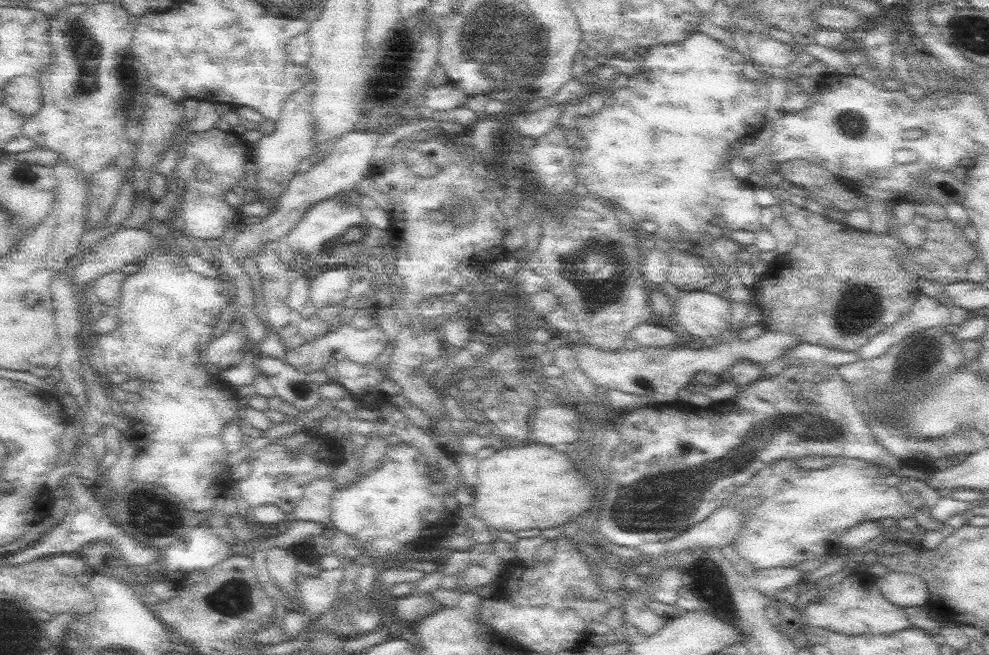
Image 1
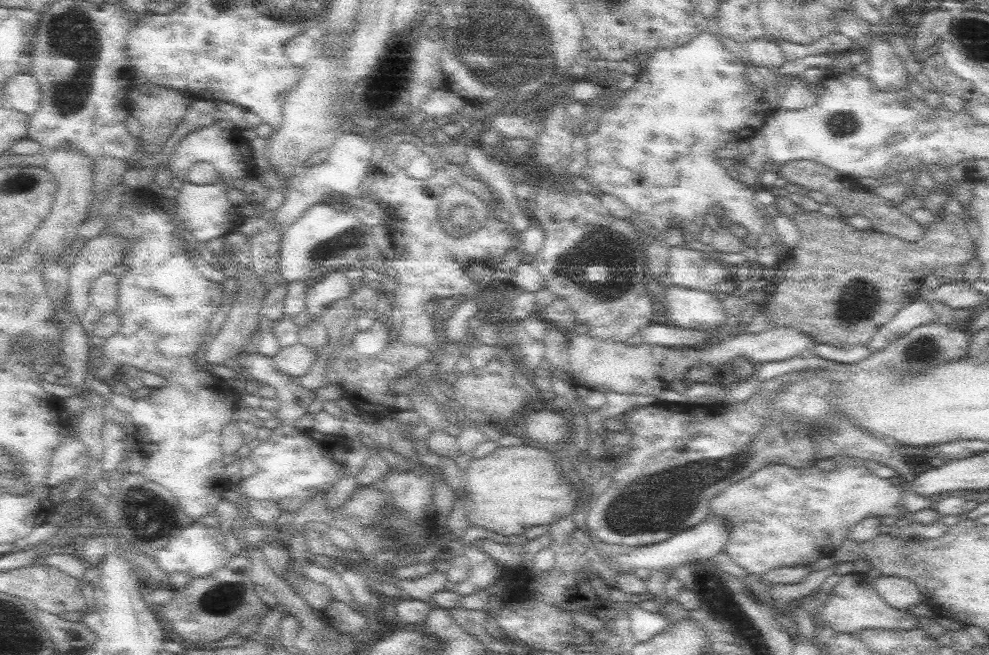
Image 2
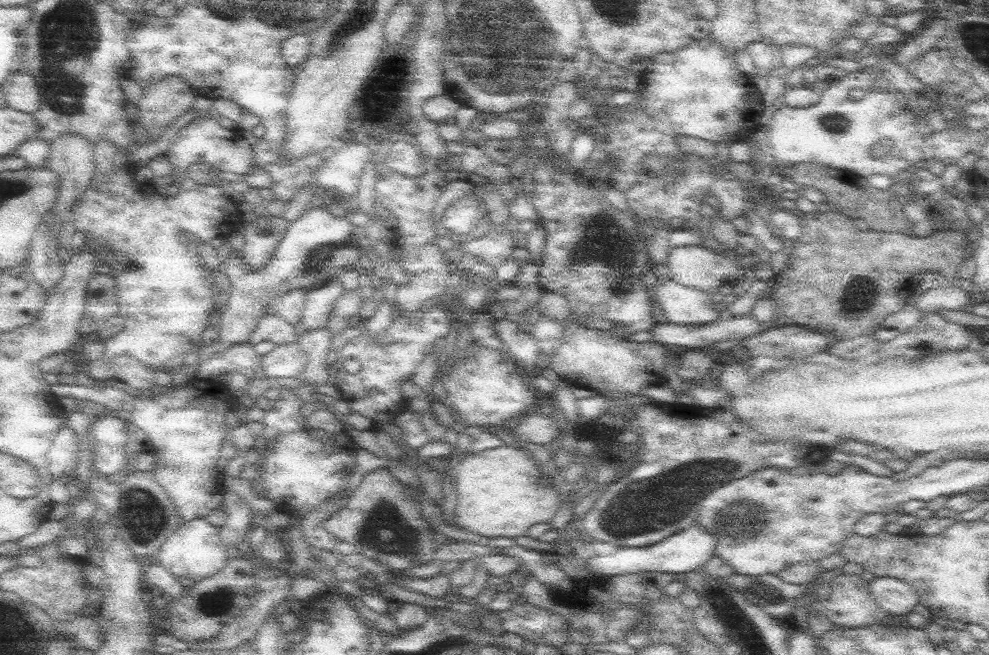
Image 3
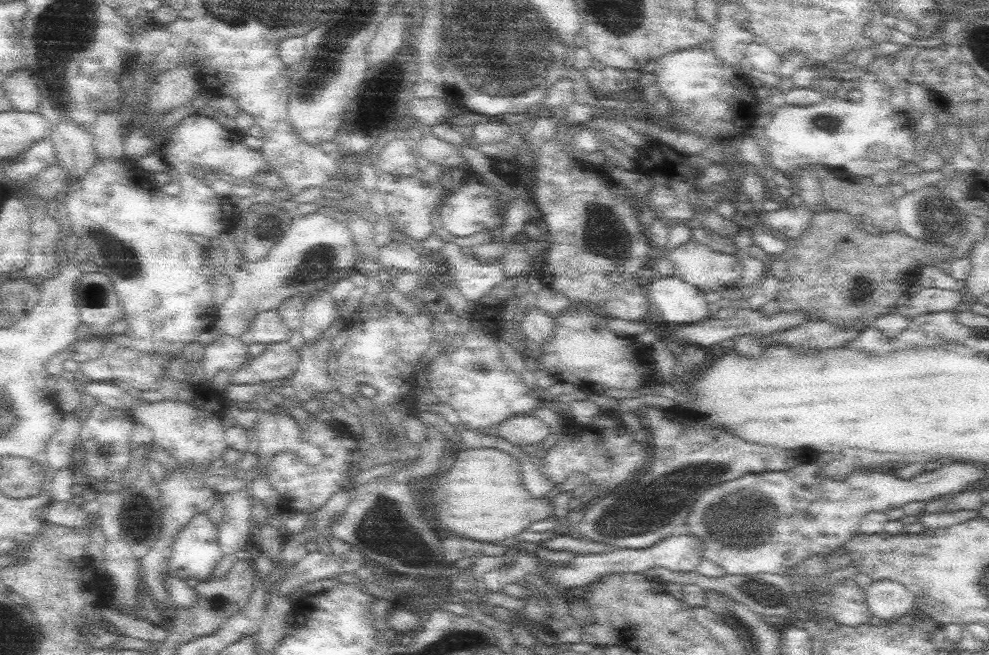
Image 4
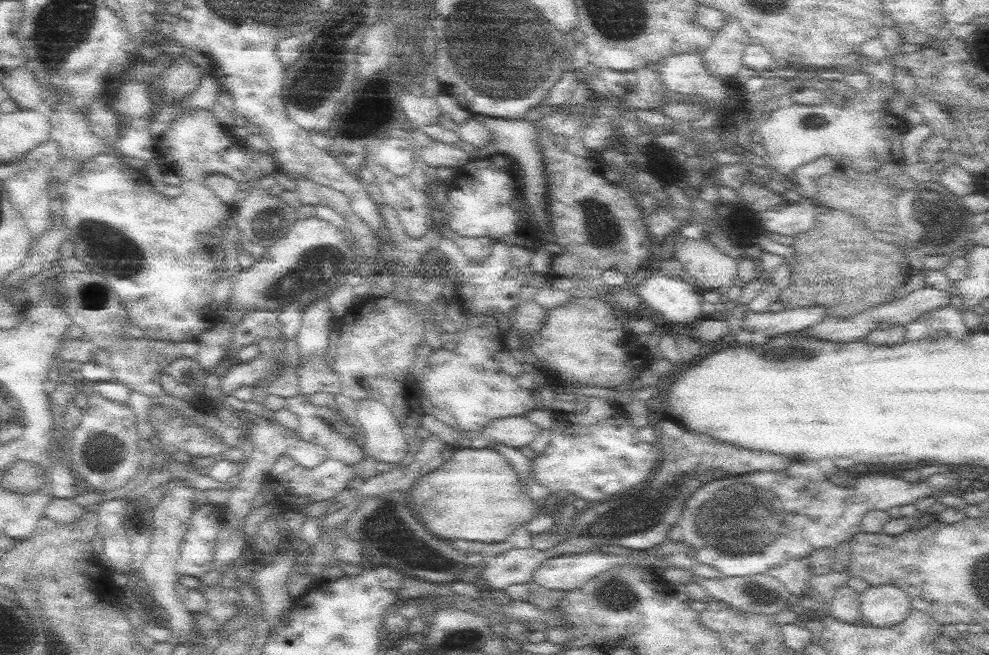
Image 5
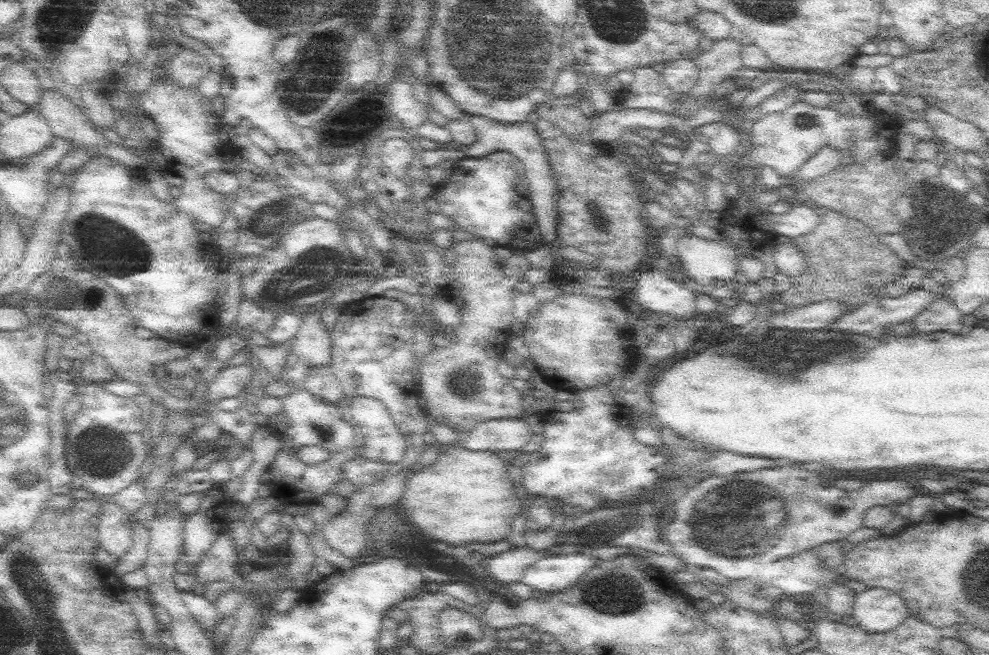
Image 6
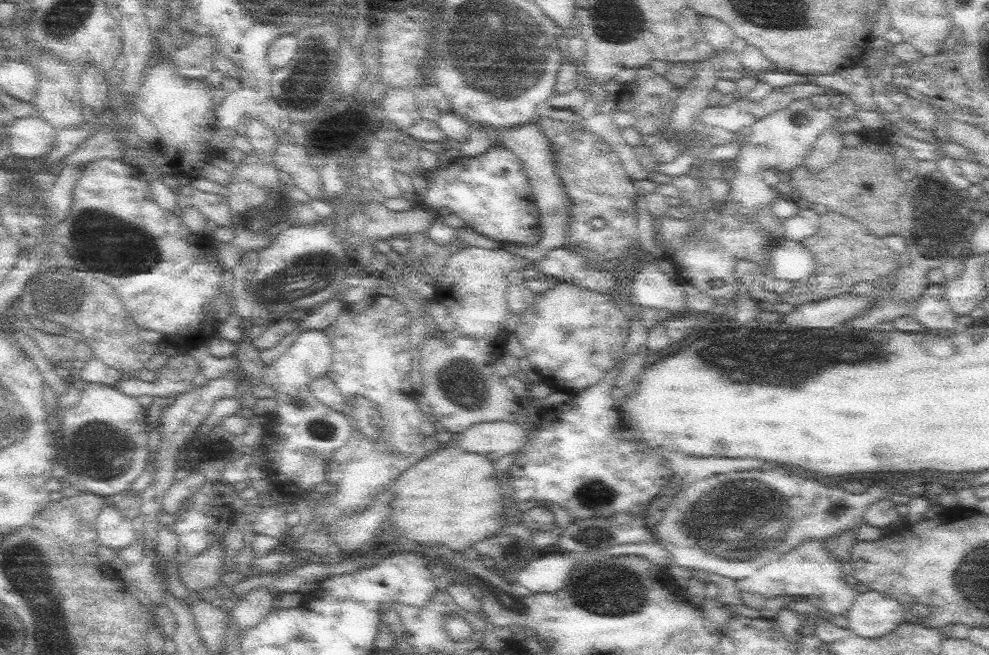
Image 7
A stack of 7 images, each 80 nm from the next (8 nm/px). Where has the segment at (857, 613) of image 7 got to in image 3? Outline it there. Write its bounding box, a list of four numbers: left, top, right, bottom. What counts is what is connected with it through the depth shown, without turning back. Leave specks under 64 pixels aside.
[871,577,919,617]

